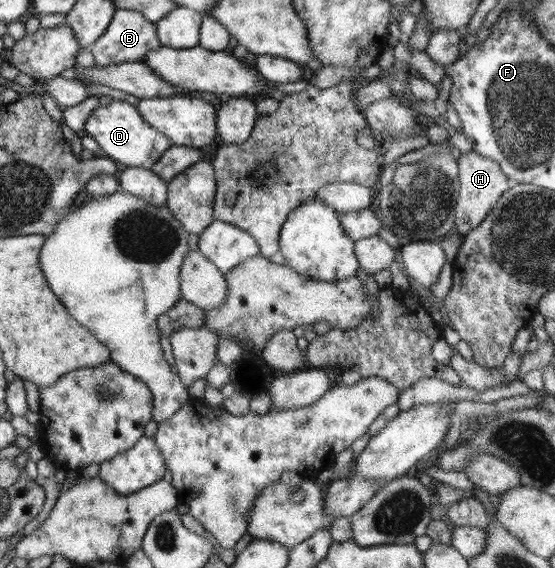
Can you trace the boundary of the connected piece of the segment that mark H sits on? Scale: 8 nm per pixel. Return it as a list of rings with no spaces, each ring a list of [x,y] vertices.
[[[477,152],[463,153],[456,160],[458,163],[459,195],[455,199],[455,230],[467,234],[481,225],[487,213],[495,207],[501,193],[511,189],[512,182],[501,170],[501,166],[491,159],[480,156]]]

